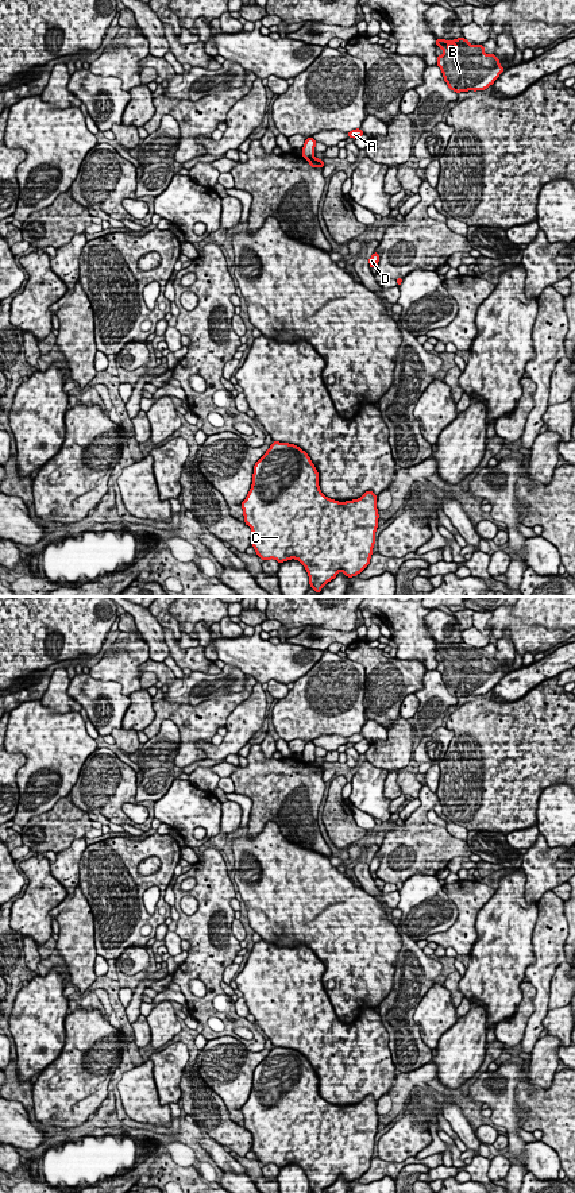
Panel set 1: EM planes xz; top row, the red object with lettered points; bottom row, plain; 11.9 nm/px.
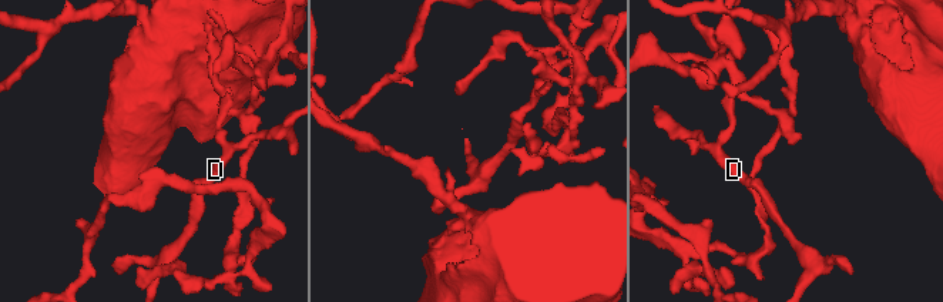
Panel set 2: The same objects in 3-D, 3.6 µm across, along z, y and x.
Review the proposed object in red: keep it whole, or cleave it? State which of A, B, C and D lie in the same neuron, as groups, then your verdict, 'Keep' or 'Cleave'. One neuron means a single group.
Groups: A C D / B. Cleave

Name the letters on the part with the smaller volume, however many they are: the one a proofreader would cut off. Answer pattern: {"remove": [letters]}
{"remove": ["B"]}

